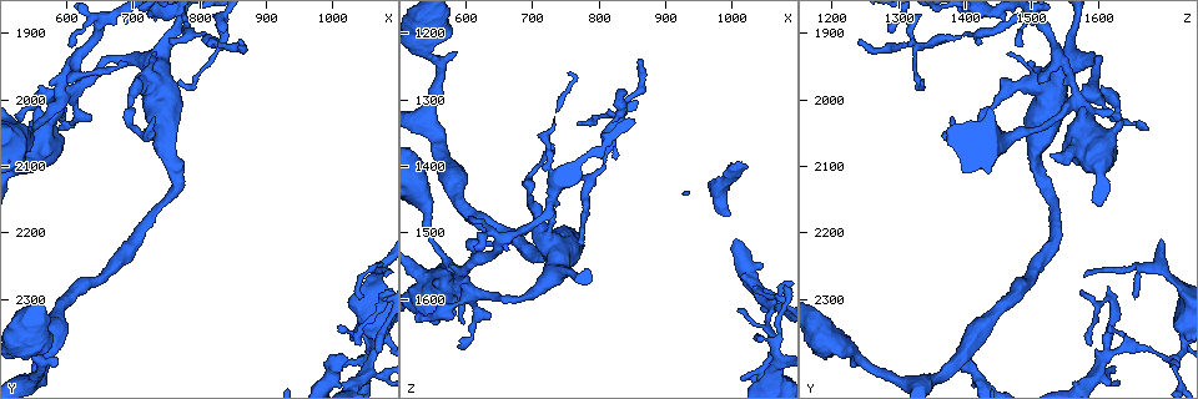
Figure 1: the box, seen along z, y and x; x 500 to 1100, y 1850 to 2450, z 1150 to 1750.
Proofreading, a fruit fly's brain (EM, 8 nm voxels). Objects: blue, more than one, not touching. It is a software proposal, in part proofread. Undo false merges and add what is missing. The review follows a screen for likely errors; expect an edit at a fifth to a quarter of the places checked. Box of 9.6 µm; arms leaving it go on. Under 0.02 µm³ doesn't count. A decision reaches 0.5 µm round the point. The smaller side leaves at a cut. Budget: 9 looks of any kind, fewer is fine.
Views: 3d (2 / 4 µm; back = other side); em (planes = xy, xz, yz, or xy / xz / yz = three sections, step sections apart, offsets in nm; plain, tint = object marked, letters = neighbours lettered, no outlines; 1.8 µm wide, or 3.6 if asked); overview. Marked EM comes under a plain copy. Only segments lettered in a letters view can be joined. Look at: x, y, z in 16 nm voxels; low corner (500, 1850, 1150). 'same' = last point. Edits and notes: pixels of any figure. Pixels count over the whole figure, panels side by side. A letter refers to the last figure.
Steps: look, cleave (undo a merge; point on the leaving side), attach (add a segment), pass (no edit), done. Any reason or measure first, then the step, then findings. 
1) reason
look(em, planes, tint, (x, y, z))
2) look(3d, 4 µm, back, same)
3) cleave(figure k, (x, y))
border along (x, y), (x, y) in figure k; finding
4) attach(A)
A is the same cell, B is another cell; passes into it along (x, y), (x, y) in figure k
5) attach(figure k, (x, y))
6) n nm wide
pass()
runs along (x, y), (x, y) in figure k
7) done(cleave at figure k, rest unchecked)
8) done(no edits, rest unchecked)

sharp bend
look(em, xy, step 4, tint, (1045, 2415, 1600))

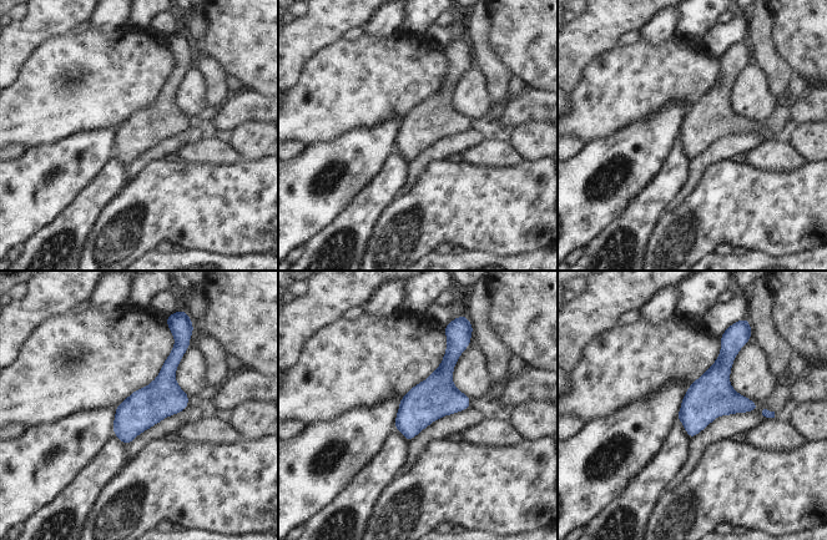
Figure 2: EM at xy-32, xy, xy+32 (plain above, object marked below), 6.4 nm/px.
another direction
look(em, planes, letters, same)

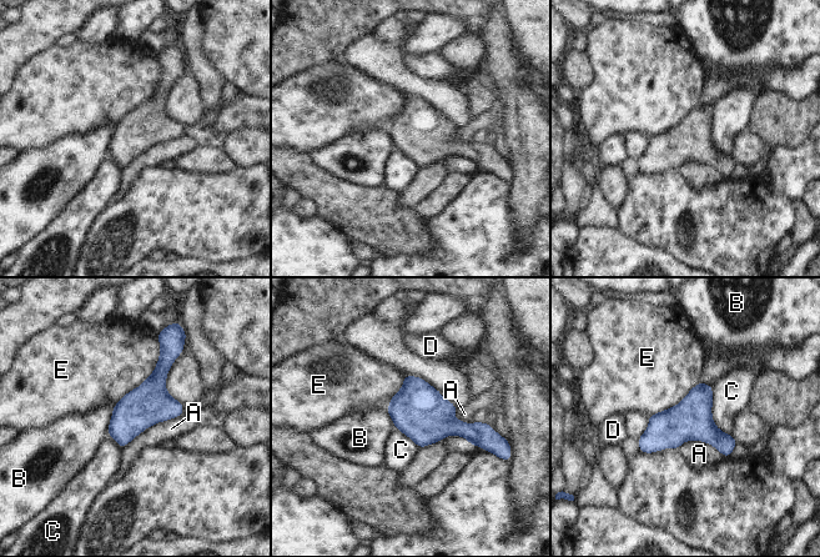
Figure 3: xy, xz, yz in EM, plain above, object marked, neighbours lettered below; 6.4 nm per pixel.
E touches over 550 nm
pass()
A, B, C, D and E are other cells; border along (157, 336), (155, 369), (114, 406) in figure 3; continuous, no second cell

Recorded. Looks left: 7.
thin end
look(em, yz, step 16, tint, (855, 1915, 1240))

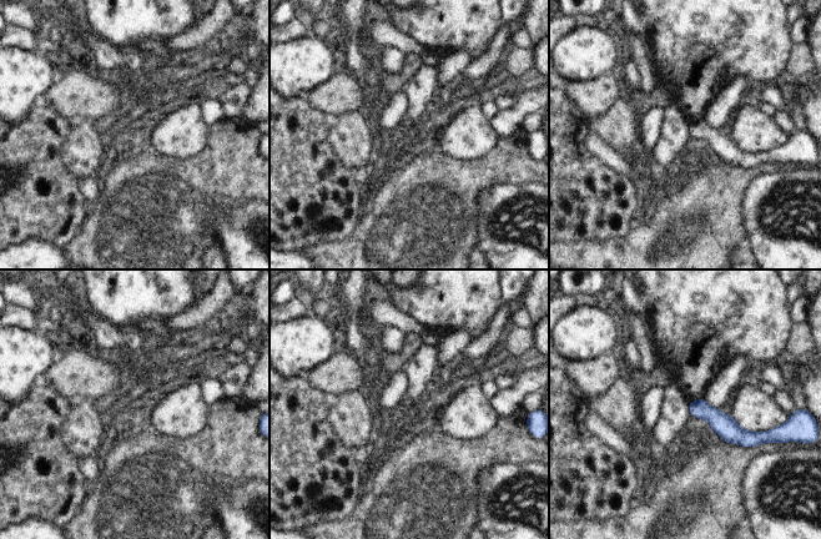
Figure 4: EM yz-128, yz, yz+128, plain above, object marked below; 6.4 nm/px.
see the neighbours
look(em, yz, step 16, letters, same)

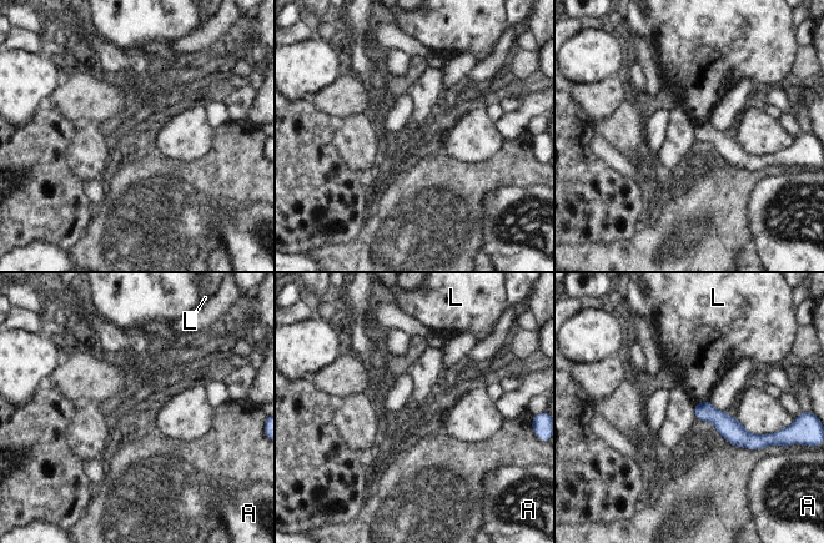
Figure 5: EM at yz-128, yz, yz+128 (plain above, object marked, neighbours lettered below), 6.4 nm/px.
pass()
A and L are other cells; border along (708, 400), (694, 405) in figure 5; none of them fits

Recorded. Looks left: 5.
long arm stops here
look(em, planes, letters, (730, 2025, 1380))

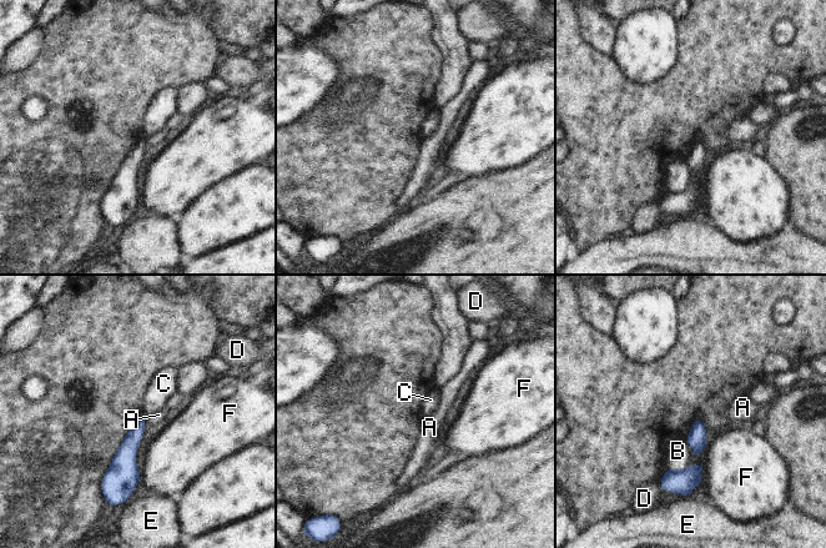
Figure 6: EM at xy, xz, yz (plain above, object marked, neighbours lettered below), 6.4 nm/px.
B touches over 150 nm
pass()
A, B, C, D, E and F are other cells; border along (141, 415), (145, 418) in figure 6; none of them fits

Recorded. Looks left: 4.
thin arm on a thick one
look(em, yz, step 8, letters, (595, 2000, 1565))

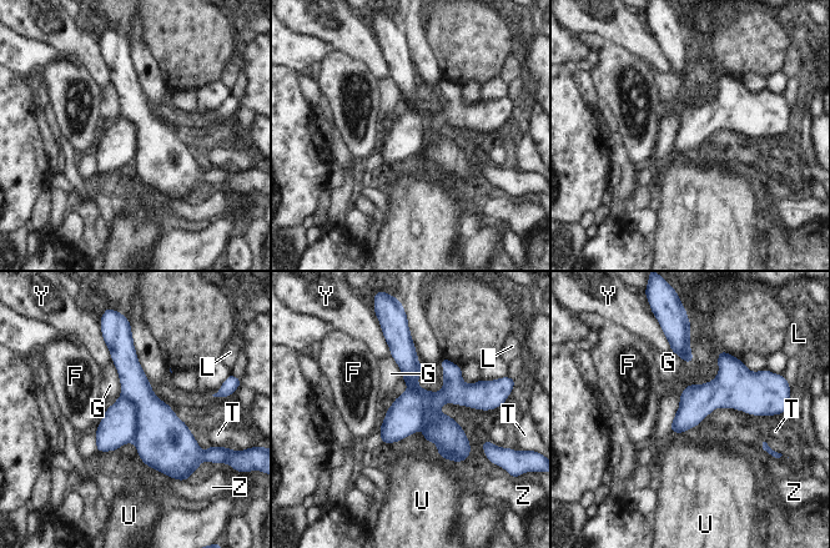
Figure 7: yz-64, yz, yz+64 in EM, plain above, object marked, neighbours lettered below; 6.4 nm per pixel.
220 nm wide; G touches over 260 nm
cleave(figure 7, (164, 442))
F, G, L, T, U, Y and Z are other cells; two cells meet here

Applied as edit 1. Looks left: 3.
done(cleave at figure 7, rest unchecked)

